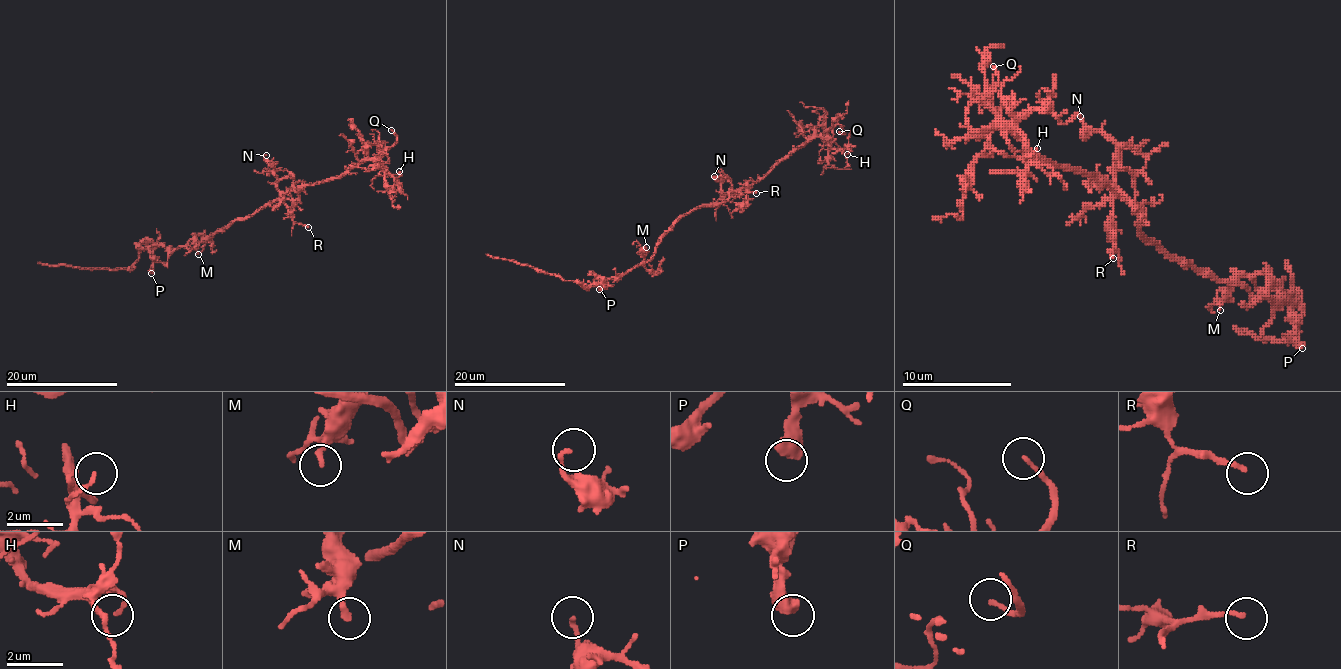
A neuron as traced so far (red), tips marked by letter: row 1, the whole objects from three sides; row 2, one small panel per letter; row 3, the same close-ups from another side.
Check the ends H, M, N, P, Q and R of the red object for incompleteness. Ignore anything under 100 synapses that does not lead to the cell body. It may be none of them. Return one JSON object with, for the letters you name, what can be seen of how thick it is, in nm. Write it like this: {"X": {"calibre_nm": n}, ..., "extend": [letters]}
{"Q": {"calibre_nm": 170}, "extend": ["Q"]}

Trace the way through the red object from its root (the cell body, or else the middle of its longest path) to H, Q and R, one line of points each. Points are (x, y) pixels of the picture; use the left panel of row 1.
H: (236, 220), (258, 212), (292, 190), (339, 178), (368, 159), (377, 159), (392, 174), (399, 171)
Q: (236, 220), (258, 212), (292, 190), (339, 178), (361, 162), (388, 162), (386, 151), (396, 141), (391, 130)
R: (236, 220), (258, 212), (282, 197), (287, 215), (308, 227)

